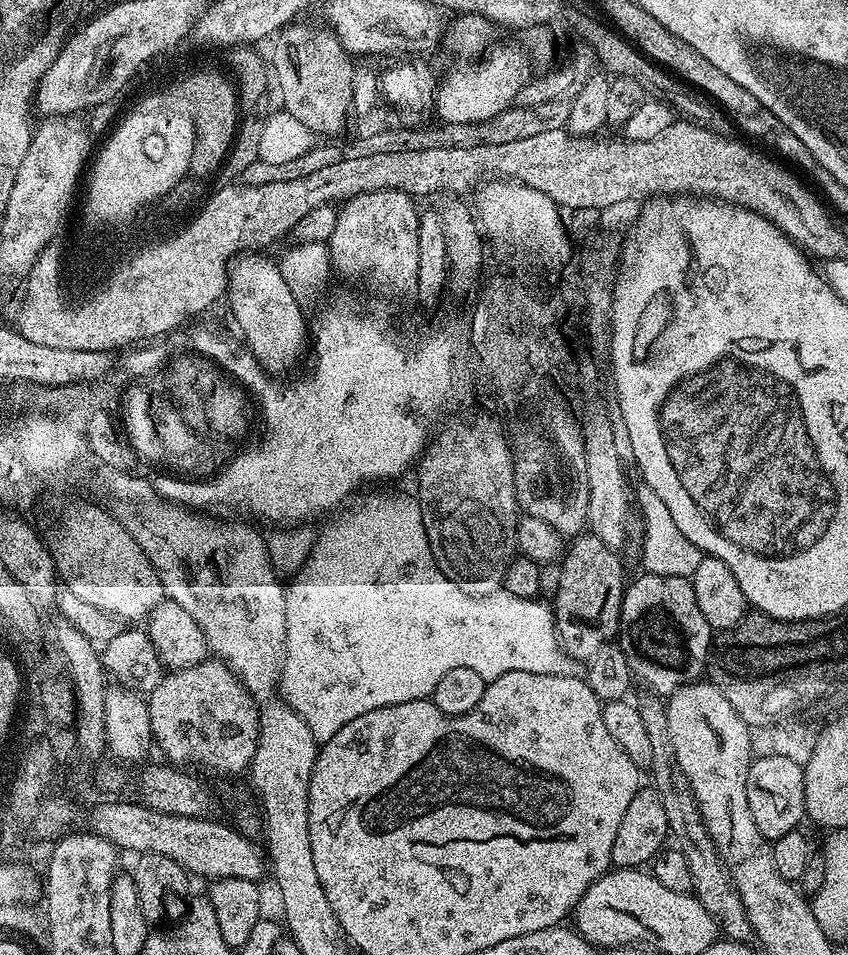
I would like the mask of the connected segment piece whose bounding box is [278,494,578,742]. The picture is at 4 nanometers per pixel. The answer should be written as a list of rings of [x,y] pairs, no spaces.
[[[415,495],[409,496],[372,496],[364,500],[360,508],[348,512],[345,516],[337,515],[323,529],[319,529],[312,552],[294,575],[287,581],[284,589],[286,598],[286,640],[284,642],[284,661],[280,667],[280,682],[278,695],[284,703],[290,706],[310,726],[310,734],[318,742],[334,738],[346,722],[354,722],[354,718],[362,718],[362,714],[370,714],[370,710],[378,710],[382,706],[394,706],[398,702],[414,702],[427,700],[432,695],[434,686],[438,686],[442,674],[455,670],[457,666],[467,666],[468,669],[482,674],[487,682],[502,674],[510,674],[514,670],[522,670],[526,674],[558,674],[559,676],[574,676],[578,672],[577,661],[573,660],[560,647],[560,637],[556,634],[556,618],[551,607],[543,604],[540,598],[526,599],[515,597],[506,591],[495,592],[493,596],[471,596],[466,594],[434,562],[434,554],[430,550],[430,542],[426,538],[426,526],[422,522],[420,501]]]

